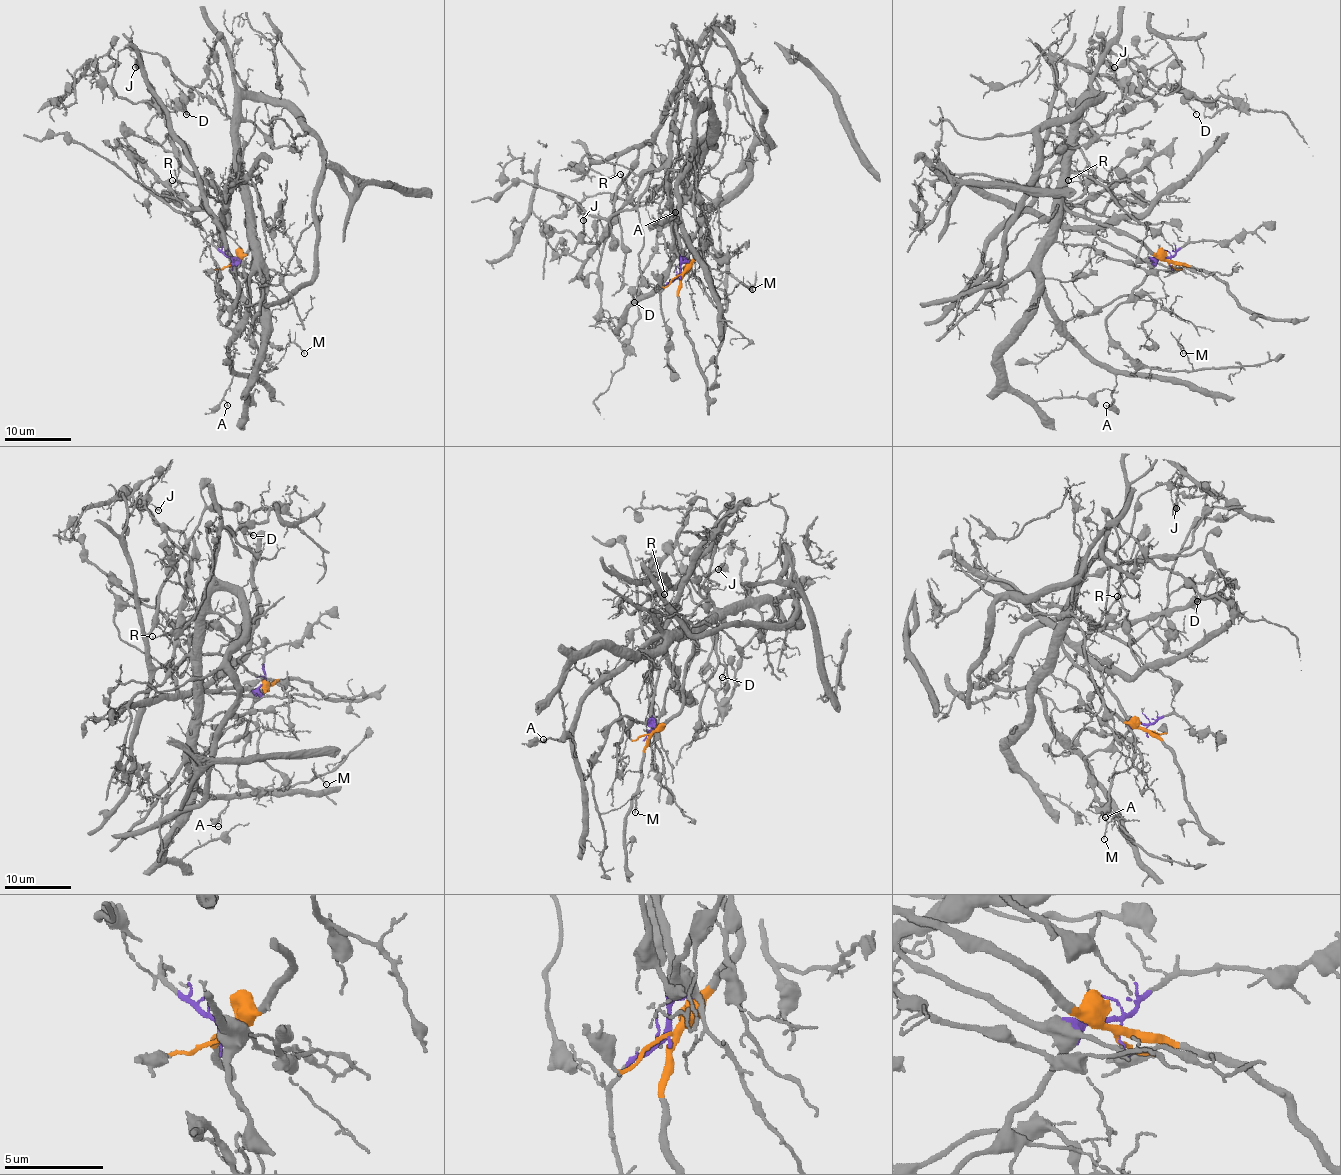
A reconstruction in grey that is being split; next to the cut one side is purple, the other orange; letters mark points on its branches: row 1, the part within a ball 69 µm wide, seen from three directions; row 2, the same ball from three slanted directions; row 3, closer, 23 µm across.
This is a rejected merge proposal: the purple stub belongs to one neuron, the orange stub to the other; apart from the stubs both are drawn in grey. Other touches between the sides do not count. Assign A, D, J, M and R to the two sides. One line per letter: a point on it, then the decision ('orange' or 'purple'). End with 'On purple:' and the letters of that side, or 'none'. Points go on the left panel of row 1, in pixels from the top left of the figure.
A: place (227, 405); orange
D: place (186, 114); orange
J: place (135, 67); orange
M: place (304, 353); purple
R: place (172, 180); orange
On purple: M

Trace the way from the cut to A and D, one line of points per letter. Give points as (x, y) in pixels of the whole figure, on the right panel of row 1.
A: (1169, 262), (1062, 207), (1057, 236), (1036, 264), (1049, 314), (1116, 377), (1106, 405)
D: (1169, 262), (1064, 204), (1076, 102), (1106, 48), (1102, 36), (1154, 84), (1181, 91), (1196, 114)

